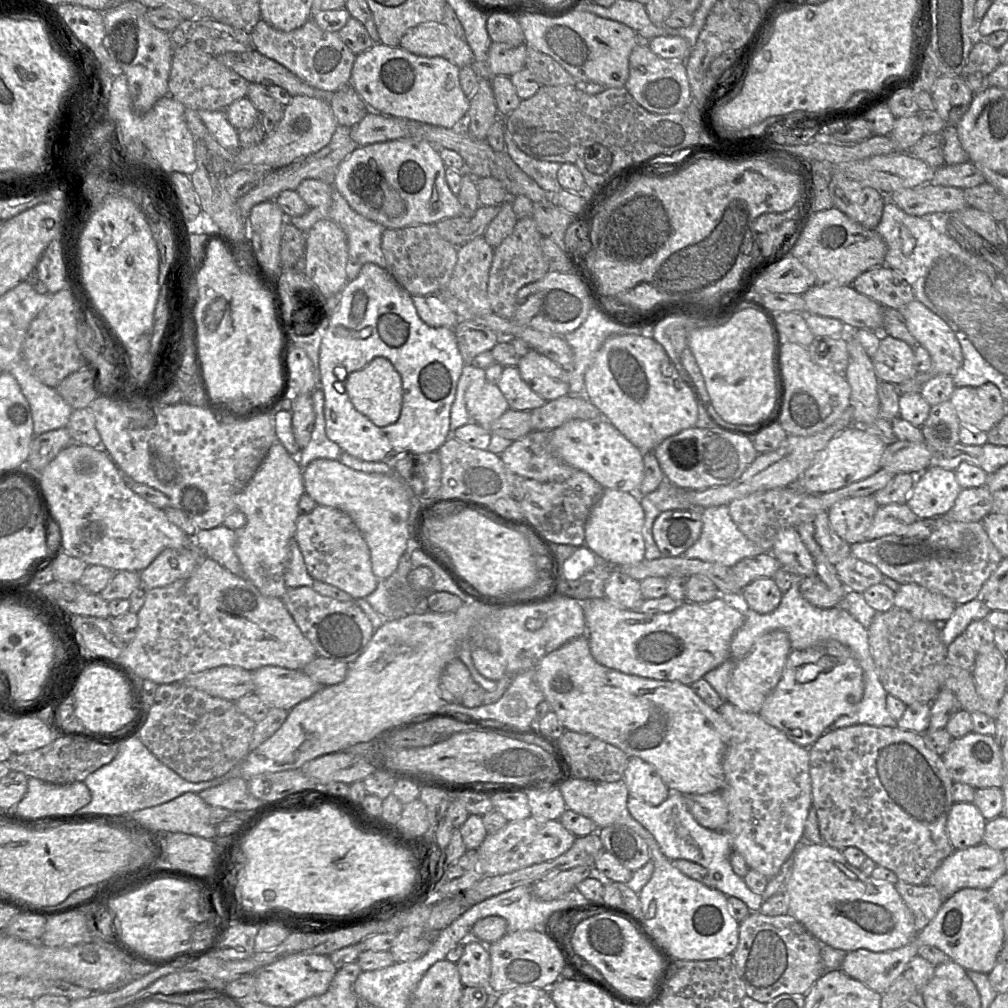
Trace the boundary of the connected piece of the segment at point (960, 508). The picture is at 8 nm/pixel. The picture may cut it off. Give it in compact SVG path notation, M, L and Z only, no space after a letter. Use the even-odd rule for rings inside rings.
M980 486L962 489L954 506L941 517L955 522L982 522L992 510L992 494L987 486Z

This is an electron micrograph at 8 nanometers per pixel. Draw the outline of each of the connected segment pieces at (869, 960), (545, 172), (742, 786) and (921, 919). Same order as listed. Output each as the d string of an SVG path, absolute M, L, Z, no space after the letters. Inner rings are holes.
M916 938L902 948L886 952L866 949L848 952L840 970L882 995L902 975L908 962L918 954L920 944Z
M505 127L504 141L506 152L511 159L548 194L557 194L563 188L558 182L557 173L562 164L537 160L525 154L513 141Z
M727 701L717 710L730 726L730 739L723 758L725 782L717 792L729 810L729 819L723 832L731 838L733 851L743 856L749 869L771 879L803 838L805 823L812 807L809 749L791 741L782 731L765 722L759 714L743 712Z
M898 880L894 886L911 911L917 933L920 933L935 917L945 901L944 898L928 883L911 885Z

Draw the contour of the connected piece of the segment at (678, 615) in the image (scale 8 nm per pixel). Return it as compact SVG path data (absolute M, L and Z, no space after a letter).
M718 596L705 603L683 601L672 612L646 614L620 607L607 598L580 600L584 611L586 635L593 658L600 664L625 674L654 680L678 681L690 685L730 658L730 645L736 631L743 625L743 609L737 609Z

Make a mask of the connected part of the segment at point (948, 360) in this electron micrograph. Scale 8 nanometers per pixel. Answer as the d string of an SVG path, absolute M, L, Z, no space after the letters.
M914 299L903 309L899 310L902 310L901 312L905 318L907 328L917 340L918 345L922 345L927 349L931 356L931 367L928 371L918 373L912 379L896 385L900 395L920 393L924 384L938 375L954 376L963 363L963 353L961 345L950 326L917 299Z

